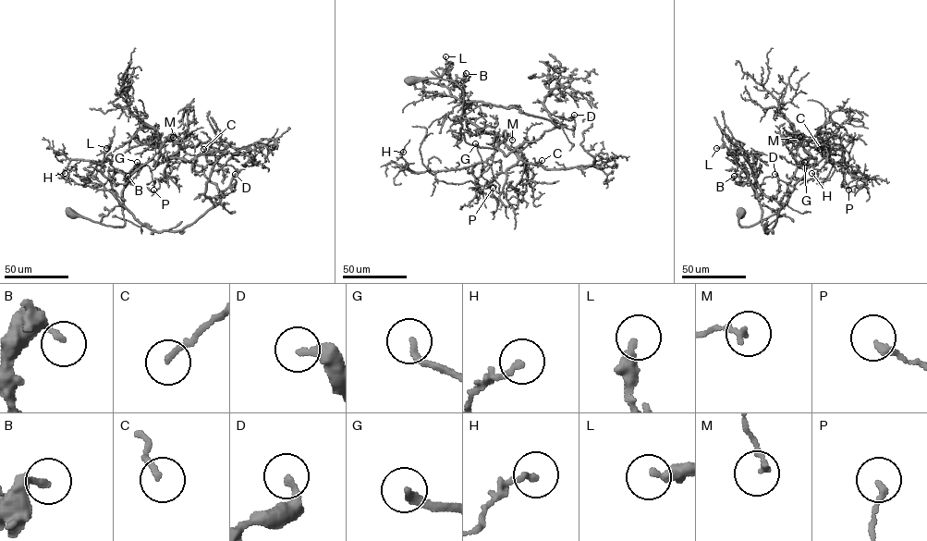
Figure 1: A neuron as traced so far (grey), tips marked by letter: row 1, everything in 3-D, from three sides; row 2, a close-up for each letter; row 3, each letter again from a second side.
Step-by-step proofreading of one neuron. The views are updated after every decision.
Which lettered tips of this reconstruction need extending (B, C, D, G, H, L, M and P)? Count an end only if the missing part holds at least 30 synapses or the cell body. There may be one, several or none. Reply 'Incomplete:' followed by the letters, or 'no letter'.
Incomplete: G

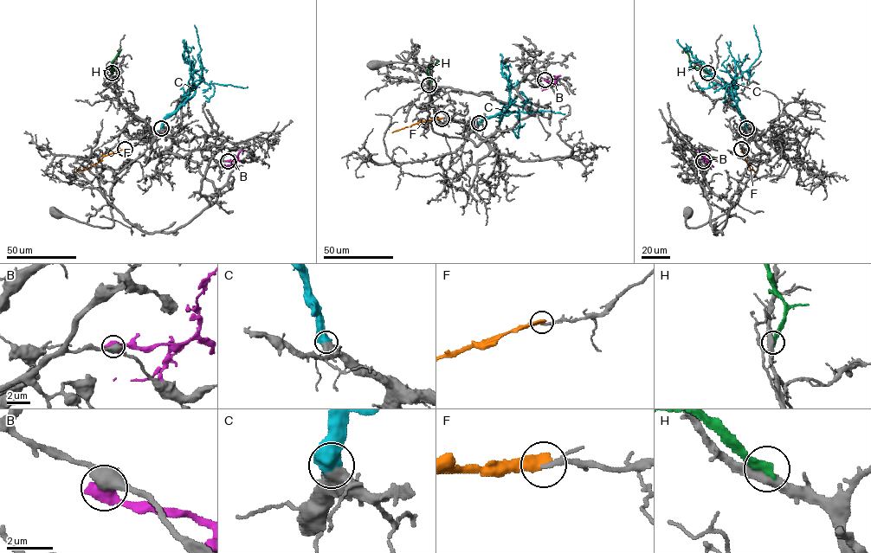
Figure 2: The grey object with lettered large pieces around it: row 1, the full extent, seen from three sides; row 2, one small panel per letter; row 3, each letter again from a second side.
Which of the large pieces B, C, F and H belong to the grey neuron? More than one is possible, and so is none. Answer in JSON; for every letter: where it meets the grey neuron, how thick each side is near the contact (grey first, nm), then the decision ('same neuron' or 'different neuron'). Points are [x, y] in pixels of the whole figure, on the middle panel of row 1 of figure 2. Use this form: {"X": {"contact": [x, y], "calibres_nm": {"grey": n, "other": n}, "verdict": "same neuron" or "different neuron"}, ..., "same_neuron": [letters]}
{"B": {"contact": [545, 80], "calibres_nm": {"grey": 480, "other": 600}, "verdict": "different neuron"}, "C": {"contact": [479, 123], "calibres_nm": {"grey": 650, "other": 750}, "verdict": "same neuron"}, "F": {"contact": [441, 118], "calibres_nm": {"grey": 240, "other": 440}, "verdict": "different neuron"}, "H": {"contact": [429, 85], "calibres_nm": {"grey": 480, "other": 400}, "verdict": "different neuron"}, "same_neuron": ["C"]}

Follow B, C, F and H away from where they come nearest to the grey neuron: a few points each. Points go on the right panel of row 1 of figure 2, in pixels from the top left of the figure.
B: (703, 161), (706, 159), (698, 150)
C: (746, 128), (737, 106), (734, 80), (749, 68), (760, 51), (753, 25)
F: (741, 149), (751, 169), (756, 172)
H: (707, 73), (693, 67), (683, 49)

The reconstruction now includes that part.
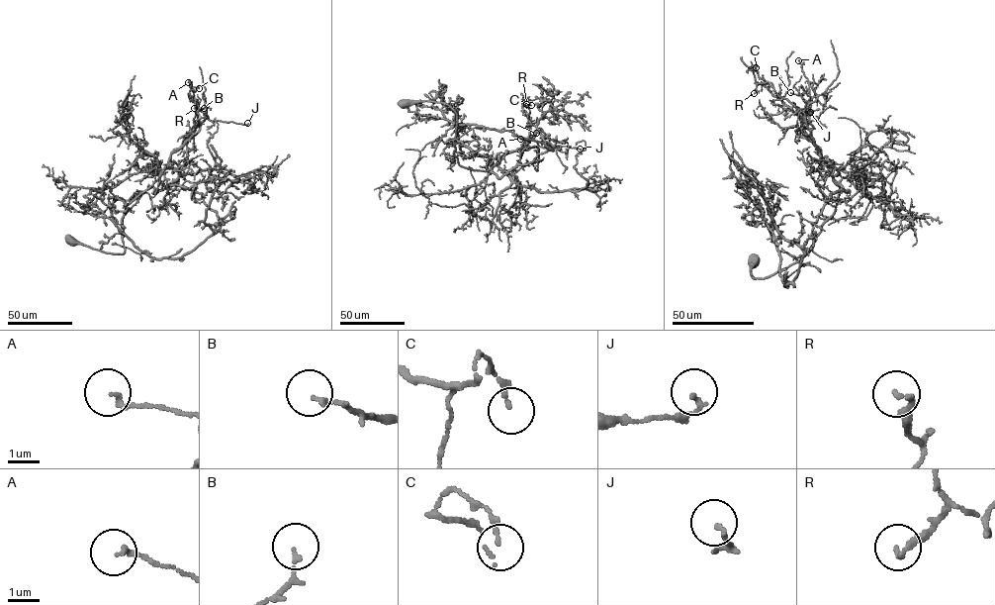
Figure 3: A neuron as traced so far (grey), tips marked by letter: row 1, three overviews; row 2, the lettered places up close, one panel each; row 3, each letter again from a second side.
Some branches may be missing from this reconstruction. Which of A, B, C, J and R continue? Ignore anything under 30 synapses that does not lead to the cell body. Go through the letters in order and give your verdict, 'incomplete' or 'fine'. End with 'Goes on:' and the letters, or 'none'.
A: fine
B: fine
C: fine
J: fine
R: fine
Goes on: none

